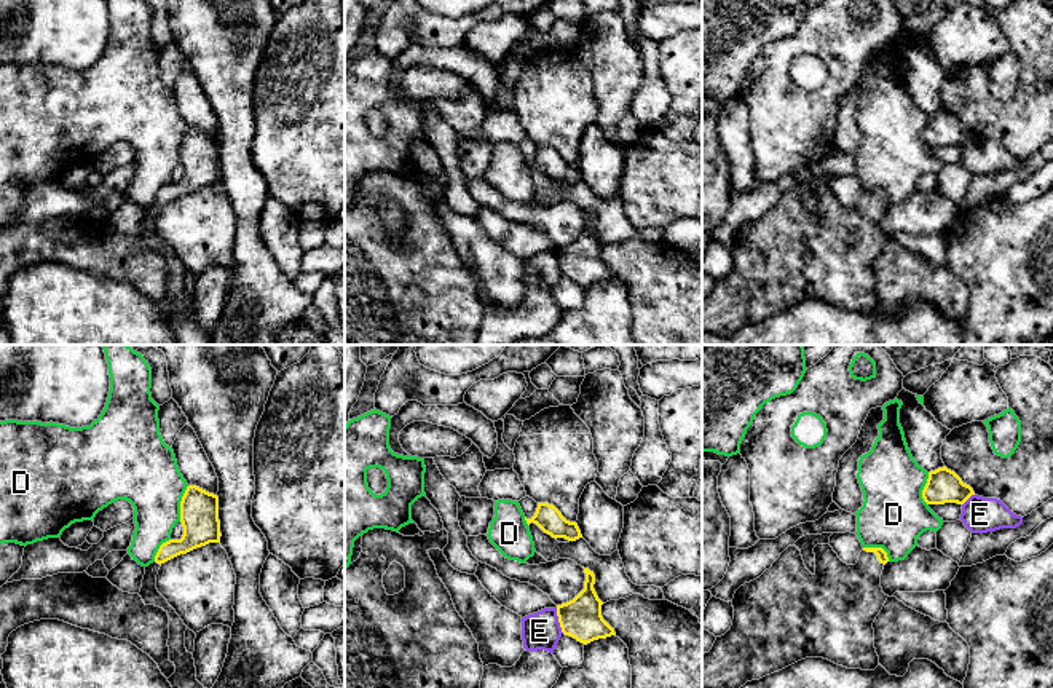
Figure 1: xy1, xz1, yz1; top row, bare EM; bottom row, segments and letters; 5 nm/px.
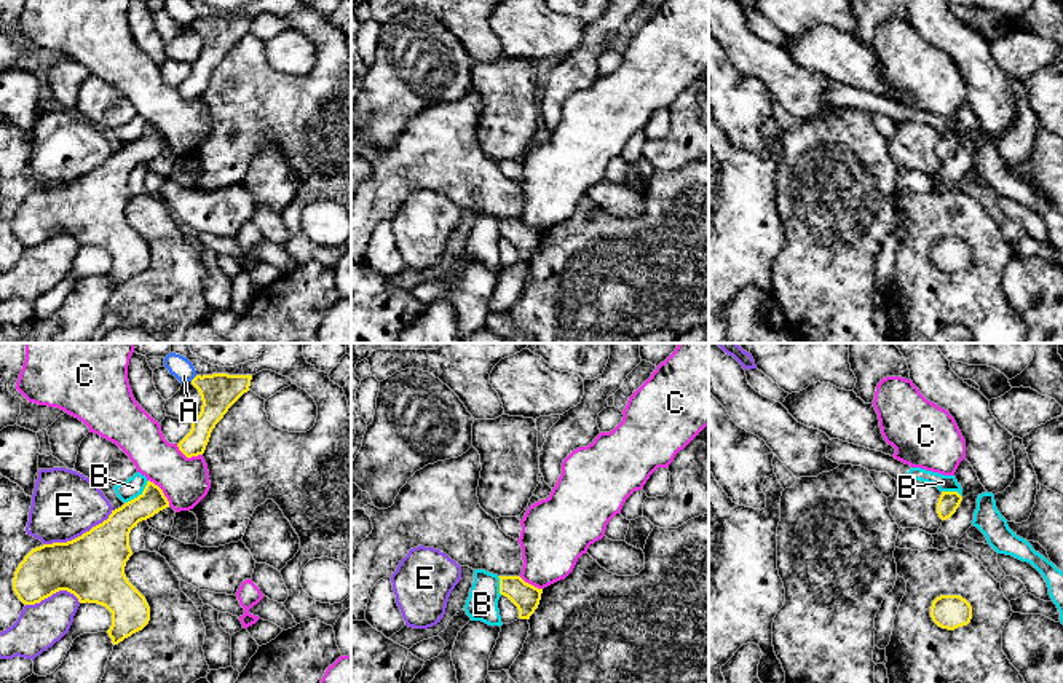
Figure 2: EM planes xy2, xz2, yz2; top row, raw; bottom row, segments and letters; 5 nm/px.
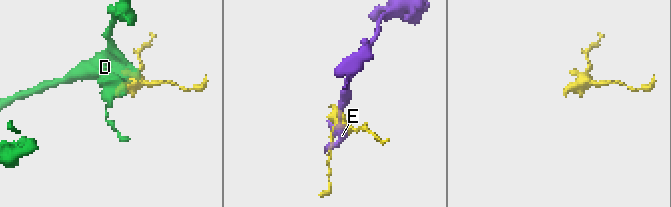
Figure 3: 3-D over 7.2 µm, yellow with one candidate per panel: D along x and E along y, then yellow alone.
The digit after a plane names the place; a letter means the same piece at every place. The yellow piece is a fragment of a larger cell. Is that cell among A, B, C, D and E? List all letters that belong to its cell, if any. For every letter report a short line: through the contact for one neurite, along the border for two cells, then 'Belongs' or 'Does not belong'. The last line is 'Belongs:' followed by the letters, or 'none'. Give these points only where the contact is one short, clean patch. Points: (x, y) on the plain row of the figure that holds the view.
A: Line: xy2 (197, 18), (190, 23). Does not belong
B: Line: xy2 (149, 123), (136, 139), (125, 146). Does not belong
C: Line: xy2 (176, 86), (187, 99), (201, 98). Does not belong
D: Does not belong
E: Does not belong
Belongs: none

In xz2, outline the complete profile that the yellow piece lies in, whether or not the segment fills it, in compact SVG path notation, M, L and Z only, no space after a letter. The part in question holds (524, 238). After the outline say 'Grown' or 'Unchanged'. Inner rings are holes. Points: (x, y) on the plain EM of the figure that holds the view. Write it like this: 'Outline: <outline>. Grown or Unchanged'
Outline: M498 219L500 236L508 239L519 252L520 262L530 262L539 247L543 231L525 225L520 219Z. Unchanged

